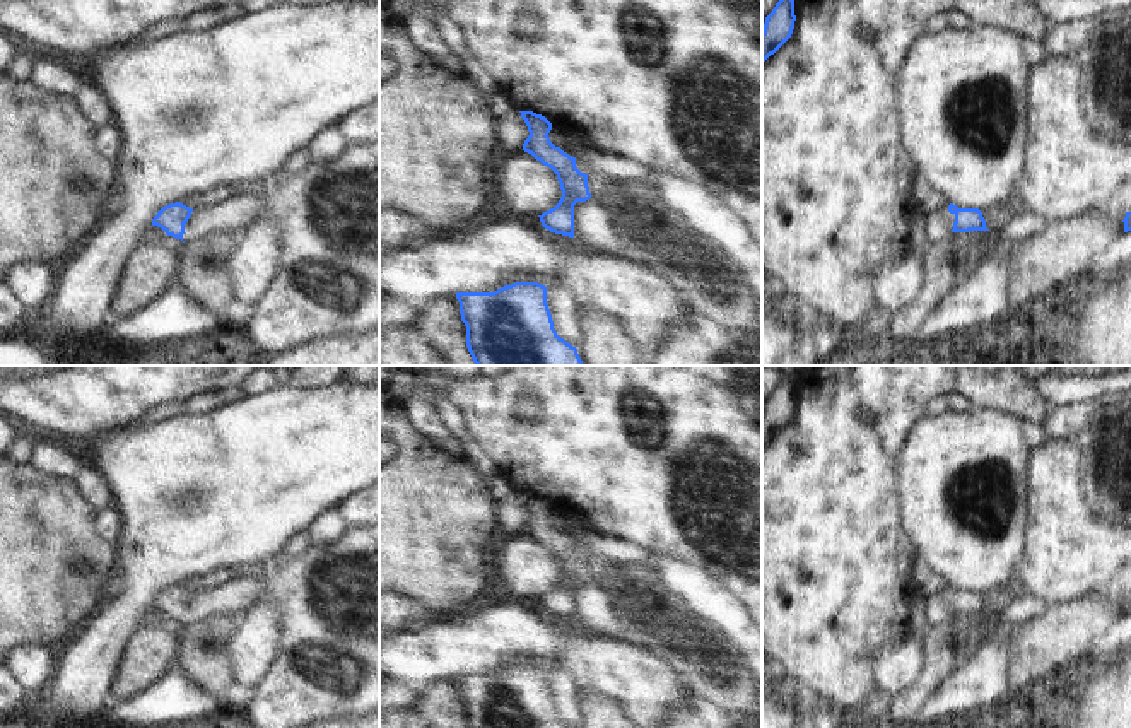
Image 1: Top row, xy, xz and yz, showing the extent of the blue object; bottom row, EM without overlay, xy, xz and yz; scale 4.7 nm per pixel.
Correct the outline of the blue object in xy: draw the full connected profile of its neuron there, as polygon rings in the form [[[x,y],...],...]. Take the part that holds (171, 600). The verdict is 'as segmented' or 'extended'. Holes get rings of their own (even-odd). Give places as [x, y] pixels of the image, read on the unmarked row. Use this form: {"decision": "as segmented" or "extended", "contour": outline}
{"decision": "extended", "contour": [[[232,578],[219,588],[190,591],[181,584],[162,590],[152,602],[167,619],[185,625],[198,624],[210,617],[236,617],[253,608],[261,590],[251,578]]]}

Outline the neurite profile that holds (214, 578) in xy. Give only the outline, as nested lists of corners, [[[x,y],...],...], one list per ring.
[[[215,567],[203,574],[191,576],[181,583],[183,588],[190,591],[207,591],[210,588],[219,588],[220,584],[231,581],[234,576],[226,567]]]

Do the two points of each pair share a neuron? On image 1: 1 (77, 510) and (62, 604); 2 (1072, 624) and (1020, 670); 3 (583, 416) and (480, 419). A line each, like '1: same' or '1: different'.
1: same
2: same
3: same

